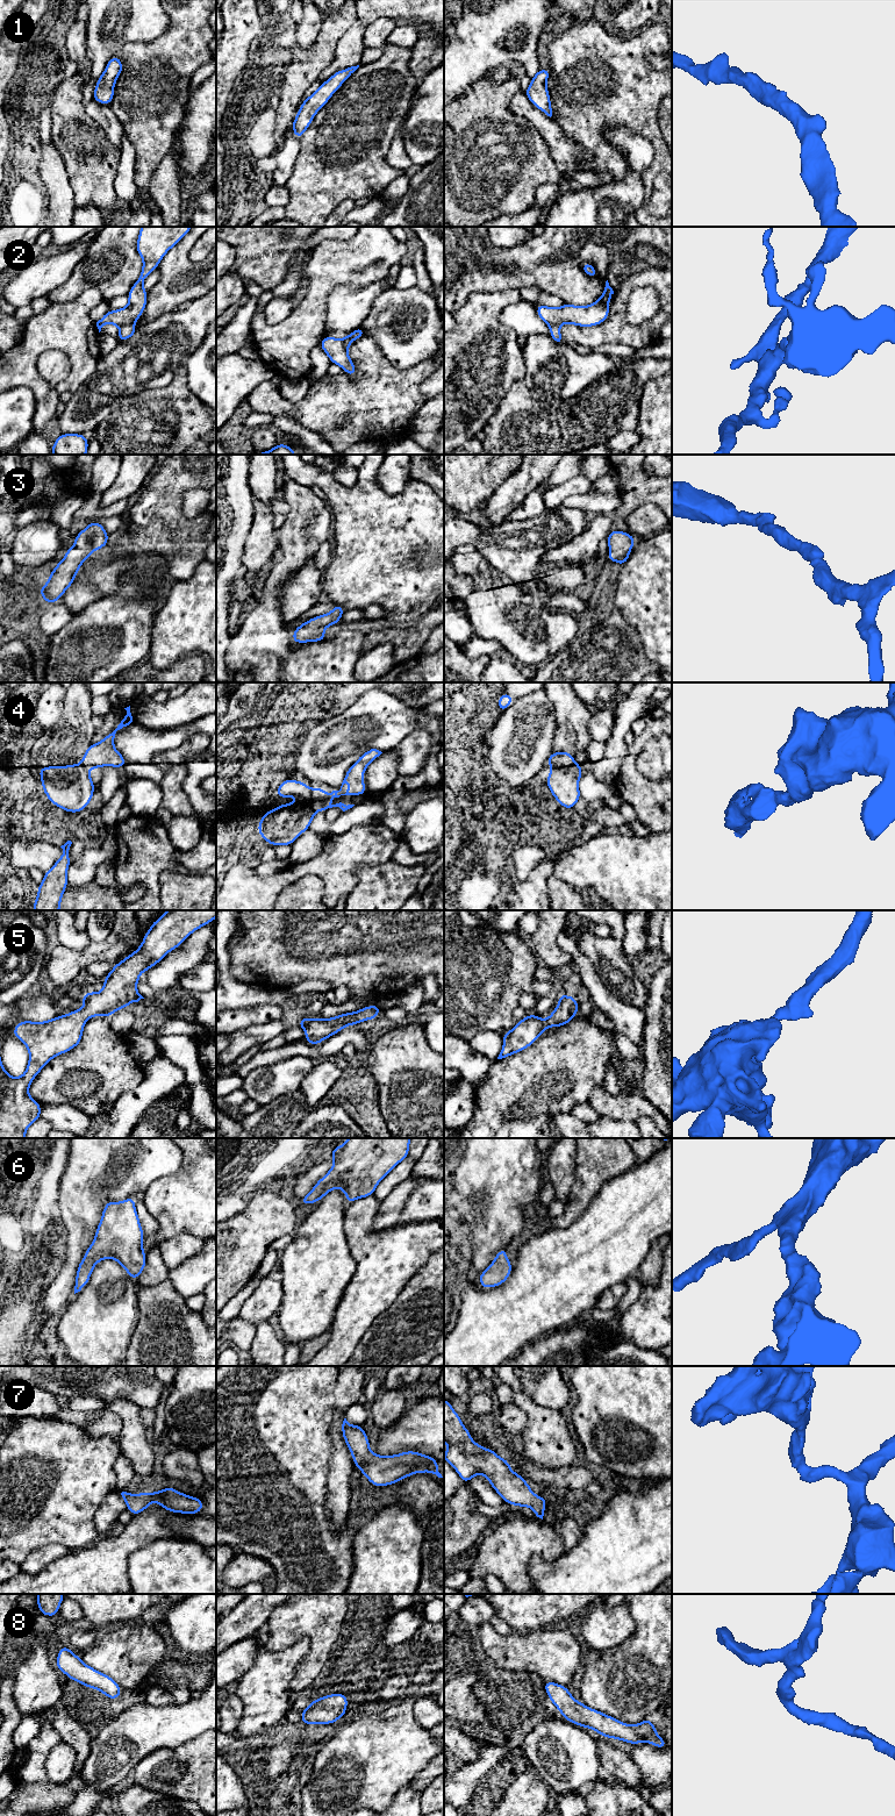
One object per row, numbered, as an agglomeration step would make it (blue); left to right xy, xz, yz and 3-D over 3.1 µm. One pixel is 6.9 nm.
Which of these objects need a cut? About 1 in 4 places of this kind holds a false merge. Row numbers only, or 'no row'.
2, 4

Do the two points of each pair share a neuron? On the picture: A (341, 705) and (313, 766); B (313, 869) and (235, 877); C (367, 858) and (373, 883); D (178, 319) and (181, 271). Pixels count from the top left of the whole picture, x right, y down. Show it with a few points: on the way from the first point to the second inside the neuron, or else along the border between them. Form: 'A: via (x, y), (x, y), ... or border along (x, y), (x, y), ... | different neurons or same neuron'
A: border along (358, 698), (334, 715) | different neurons
B: via (293, 874), (276, 884), (255, 884) | same neuron
C: border along (391, 858), (362, 866), (352, 887) | different neurons
D: border along (203, 294), (187, 300), (155, 319) | different neurons

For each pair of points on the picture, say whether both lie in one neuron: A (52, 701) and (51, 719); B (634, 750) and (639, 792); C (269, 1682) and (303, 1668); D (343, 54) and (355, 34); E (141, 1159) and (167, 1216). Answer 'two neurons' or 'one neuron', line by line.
A: one neuron
B: one neuron
C: two neurons
D: one neuron
E: two neurons

